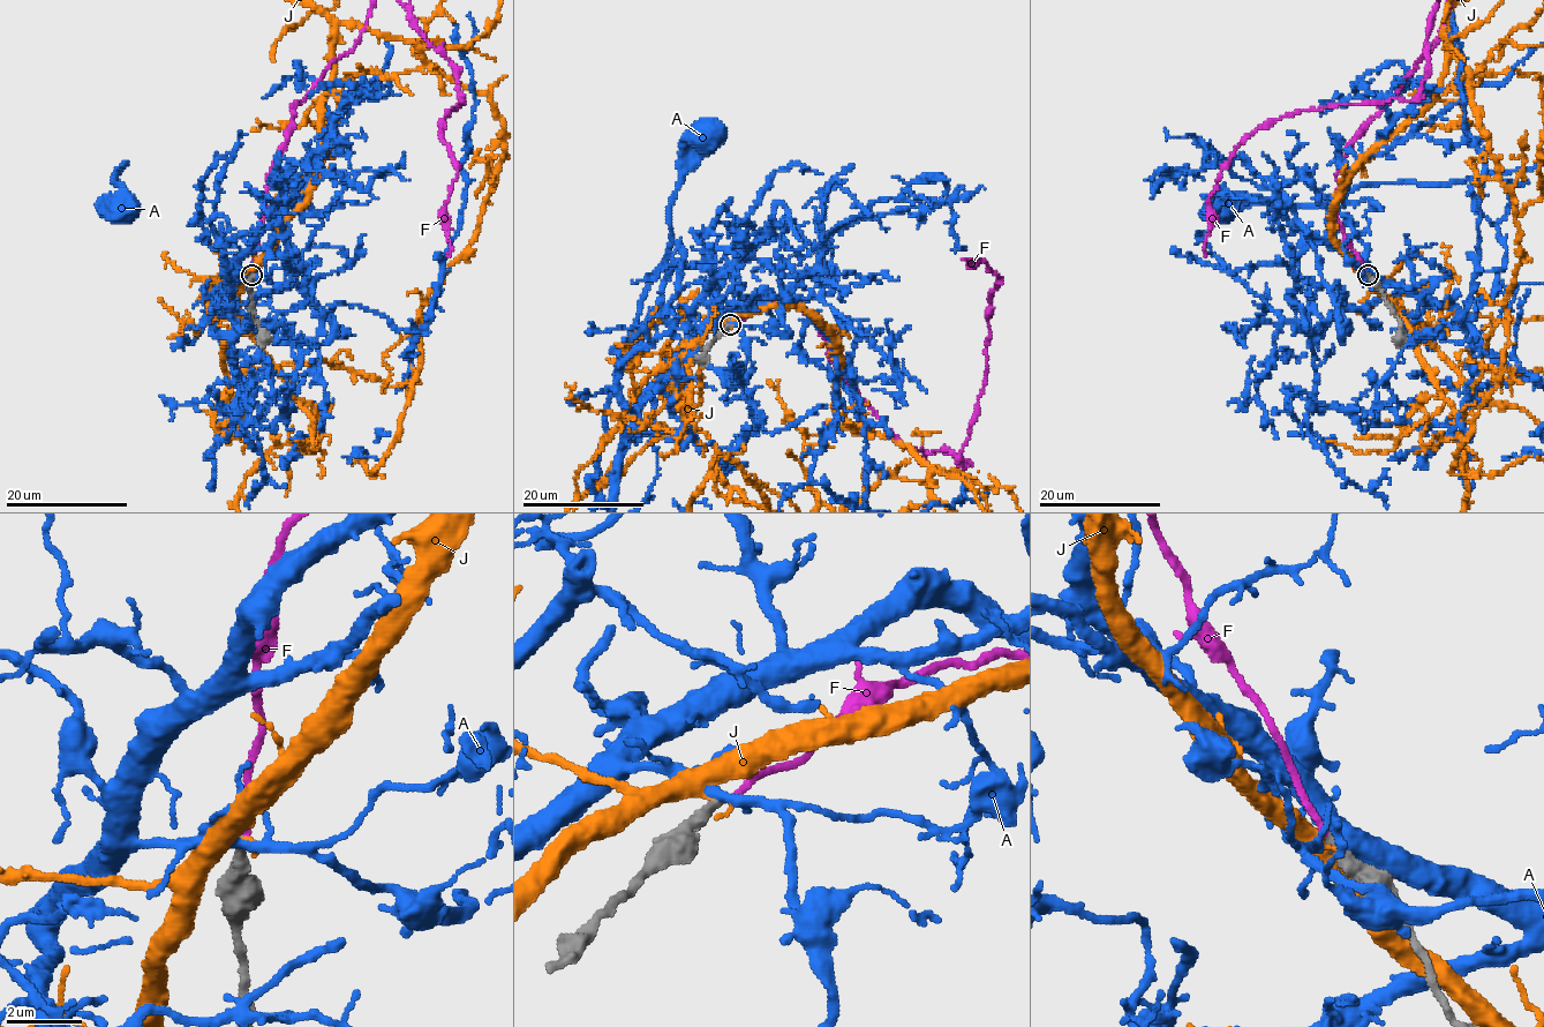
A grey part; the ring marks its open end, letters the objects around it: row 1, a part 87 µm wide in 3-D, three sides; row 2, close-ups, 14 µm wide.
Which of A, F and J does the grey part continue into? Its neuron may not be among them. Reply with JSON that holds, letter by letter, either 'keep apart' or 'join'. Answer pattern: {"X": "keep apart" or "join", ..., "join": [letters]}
{"A": "keep apart", "F": "join", "J": "keep apart", "join": ["F"]}

